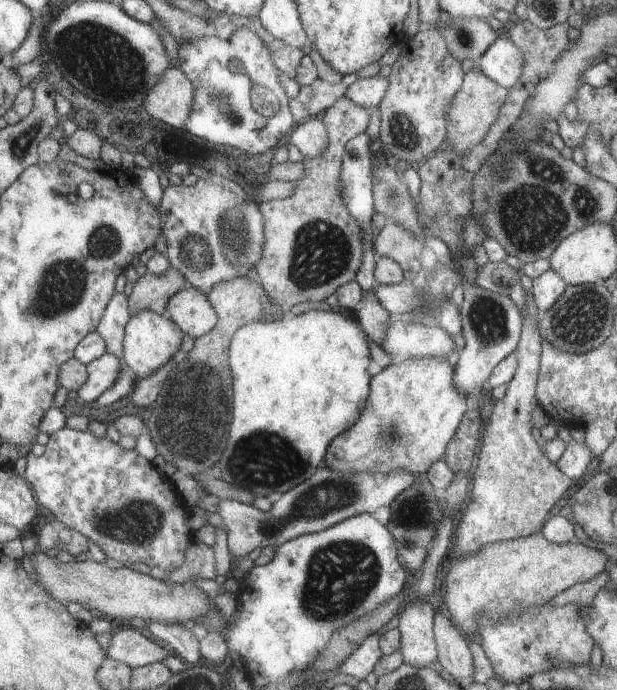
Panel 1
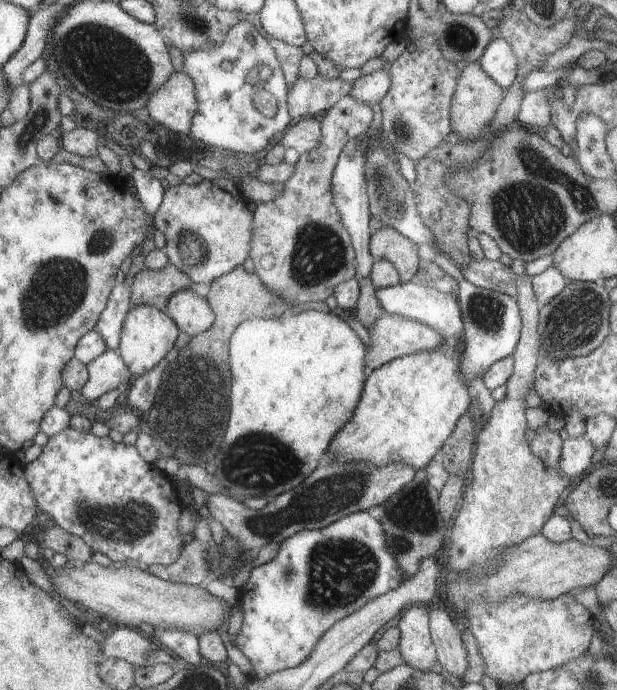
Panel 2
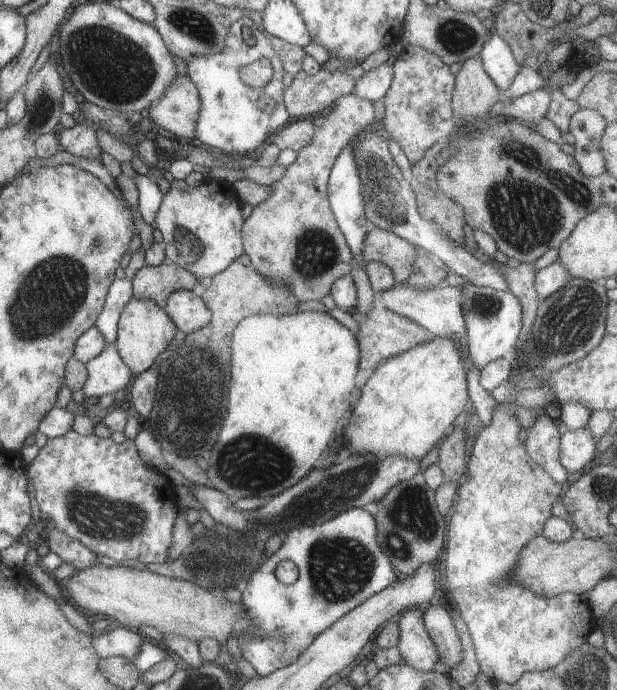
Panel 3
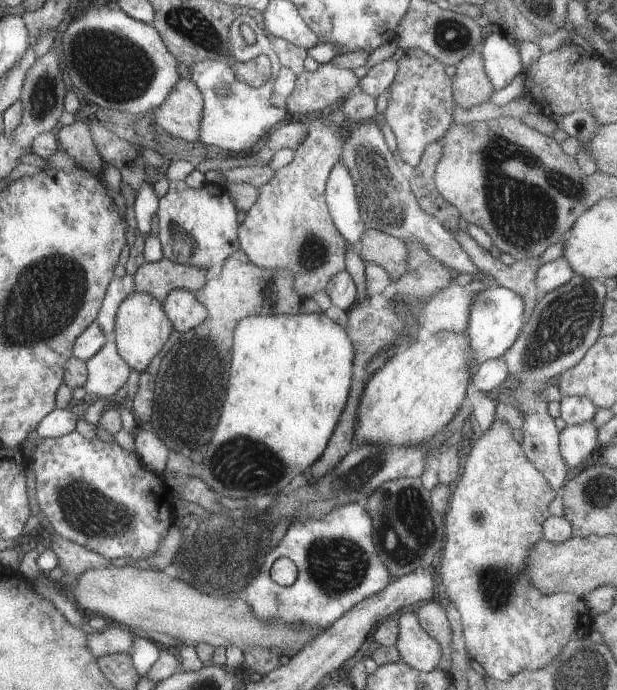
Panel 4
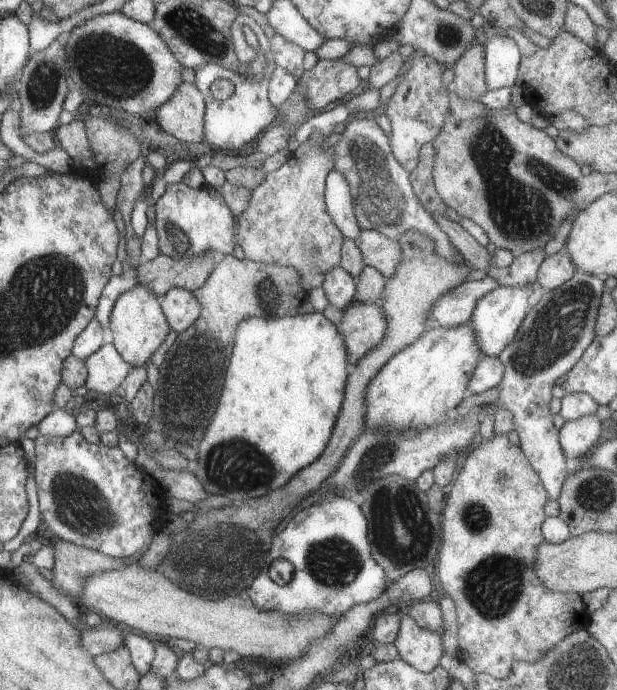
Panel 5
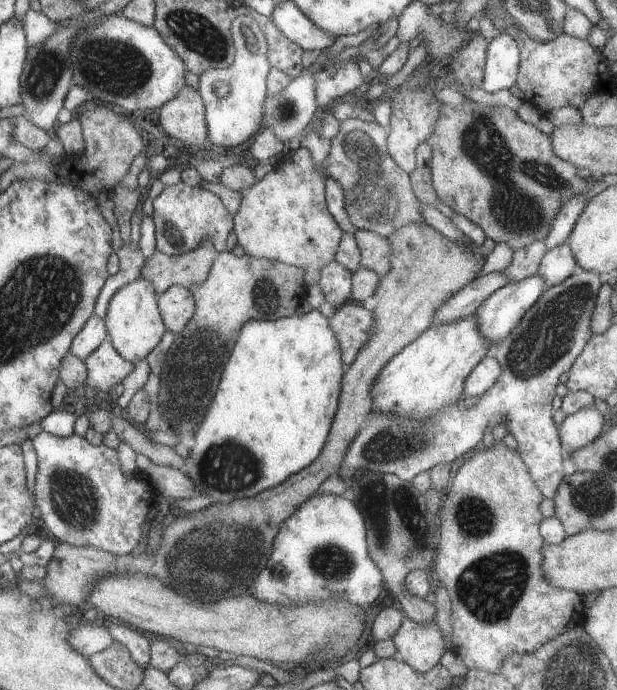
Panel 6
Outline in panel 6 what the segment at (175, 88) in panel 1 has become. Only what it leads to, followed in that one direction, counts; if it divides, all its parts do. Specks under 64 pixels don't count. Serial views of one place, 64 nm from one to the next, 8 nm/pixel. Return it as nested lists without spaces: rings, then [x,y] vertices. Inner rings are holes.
[[[185,84],[182,90],[158,110],[160,126],[168,136],[182,140],[187,147],[202,147],[206,138],[204,98],[197,89]]]

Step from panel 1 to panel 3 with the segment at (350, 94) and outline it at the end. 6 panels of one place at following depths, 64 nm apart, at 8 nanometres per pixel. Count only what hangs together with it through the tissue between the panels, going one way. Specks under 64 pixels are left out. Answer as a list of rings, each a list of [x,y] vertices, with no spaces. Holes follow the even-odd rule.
[[[387,61],[358,78],[354,94],[372,102],[381,100],[392,85],[393,75],[393,62]]]

